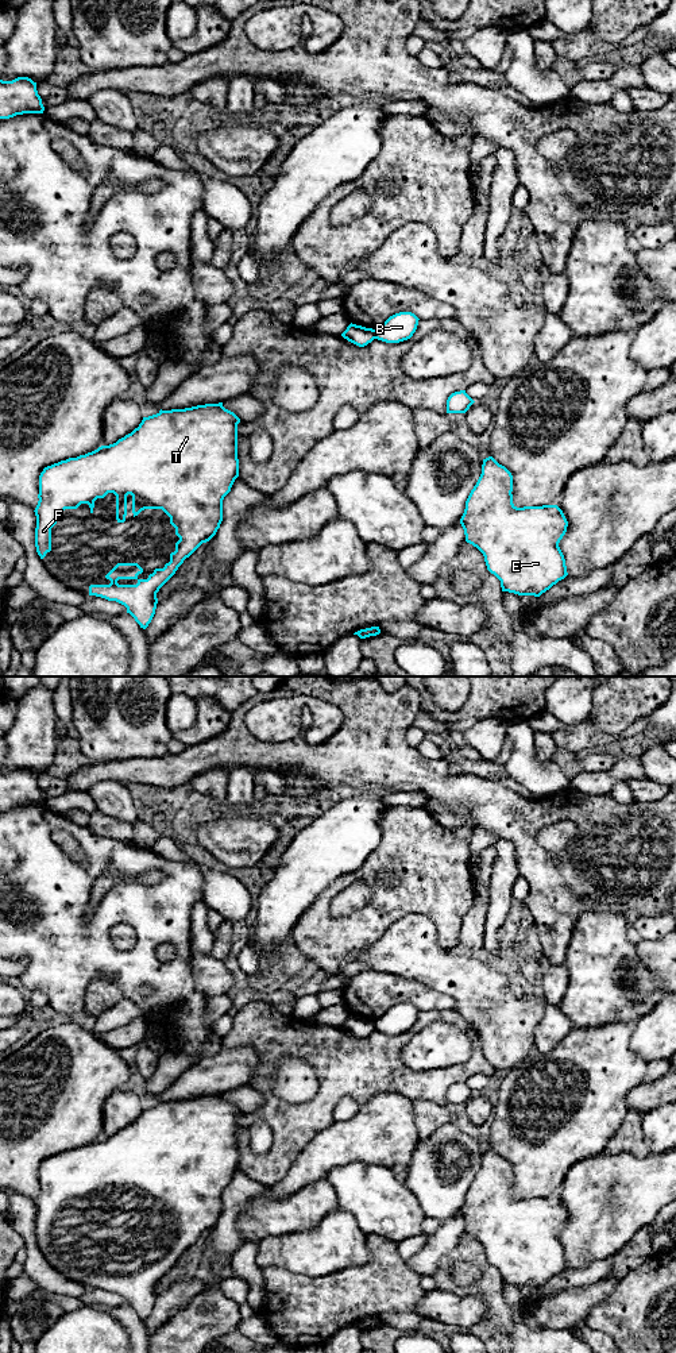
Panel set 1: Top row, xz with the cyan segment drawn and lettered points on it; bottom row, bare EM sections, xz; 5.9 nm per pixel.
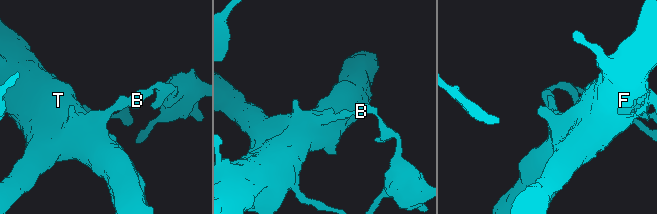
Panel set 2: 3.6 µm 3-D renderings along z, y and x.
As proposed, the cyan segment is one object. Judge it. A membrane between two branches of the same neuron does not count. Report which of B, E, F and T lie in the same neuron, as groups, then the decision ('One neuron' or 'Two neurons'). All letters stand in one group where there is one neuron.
Groups: B E / F T. Two neurons

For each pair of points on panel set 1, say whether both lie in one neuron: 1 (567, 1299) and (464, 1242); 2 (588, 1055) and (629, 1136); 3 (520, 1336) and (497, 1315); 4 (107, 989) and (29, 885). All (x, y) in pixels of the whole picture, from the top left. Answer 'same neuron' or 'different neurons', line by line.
1: different neurons
2: different neurons
3: different neurons
4: different neurons

